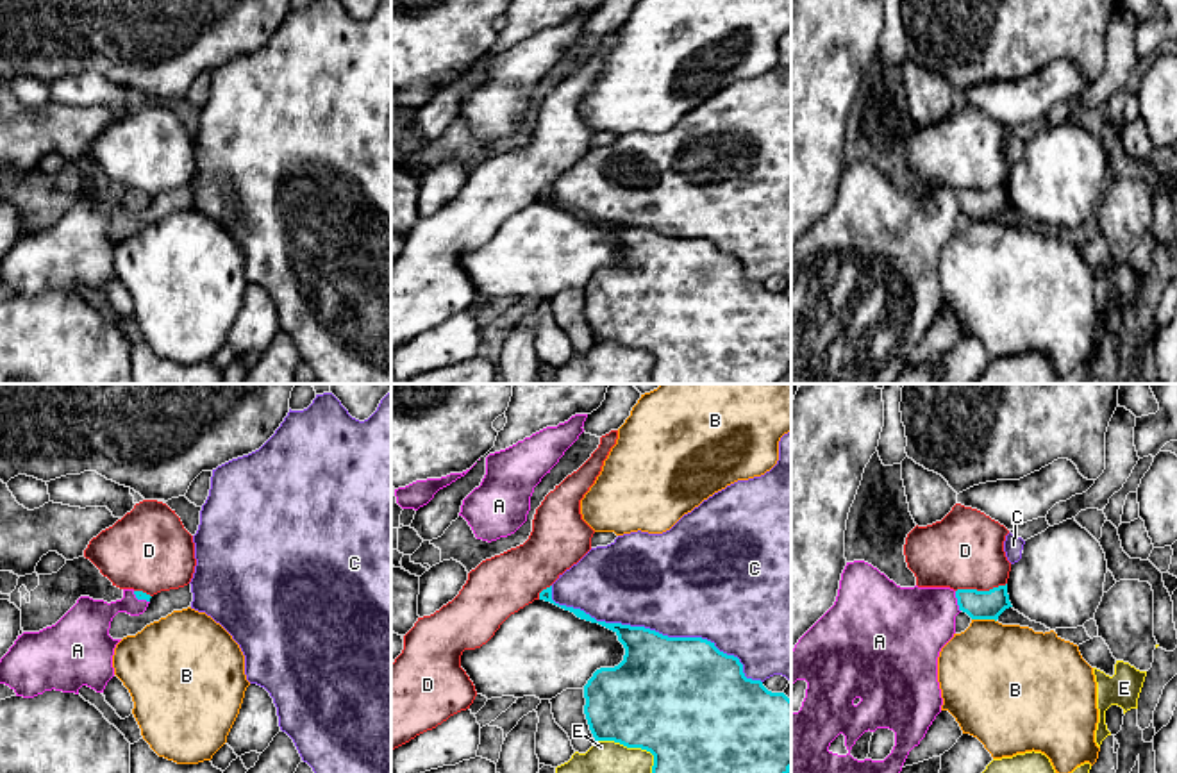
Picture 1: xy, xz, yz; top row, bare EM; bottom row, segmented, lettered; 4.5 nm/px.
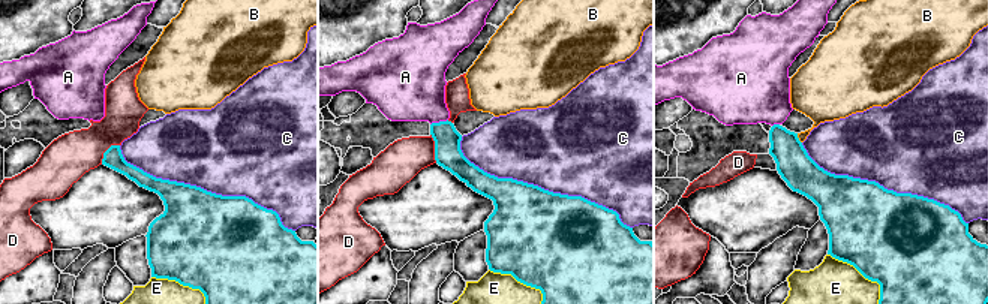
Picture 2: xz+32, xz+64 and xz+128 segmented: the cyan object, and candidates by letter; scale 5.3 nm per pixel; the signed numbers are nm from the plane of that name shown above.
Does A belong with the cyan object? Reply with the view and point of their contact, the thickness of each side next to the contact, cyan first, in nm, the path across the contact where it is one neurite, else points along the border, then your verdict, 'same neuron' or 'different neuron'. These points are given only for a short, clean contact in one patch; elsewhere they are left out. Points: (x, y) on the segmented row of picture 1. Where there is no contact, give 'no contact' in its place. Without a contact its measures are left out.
meets cyan in yz at (958, 602); 130 nm thick on the cyan side, 360 nm on the other; runs through yz (990, 604), (958, 602), (942, 604), (908, 625); same neuron

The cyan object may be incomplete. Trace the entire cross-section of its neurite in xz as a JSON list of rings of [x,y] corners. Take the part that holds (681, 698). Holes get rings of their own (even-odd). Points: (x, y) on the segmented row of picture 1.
[[[552,586],[539,600],[613,630],[625,648],[618,666],[597,669],[584,686],[584,714],[595,741],[650,752],[652,773],[789,773],[791,700],[747,678],[738,657],[702,637],[668,637],[645,627],[597,621],[555,603]]]

